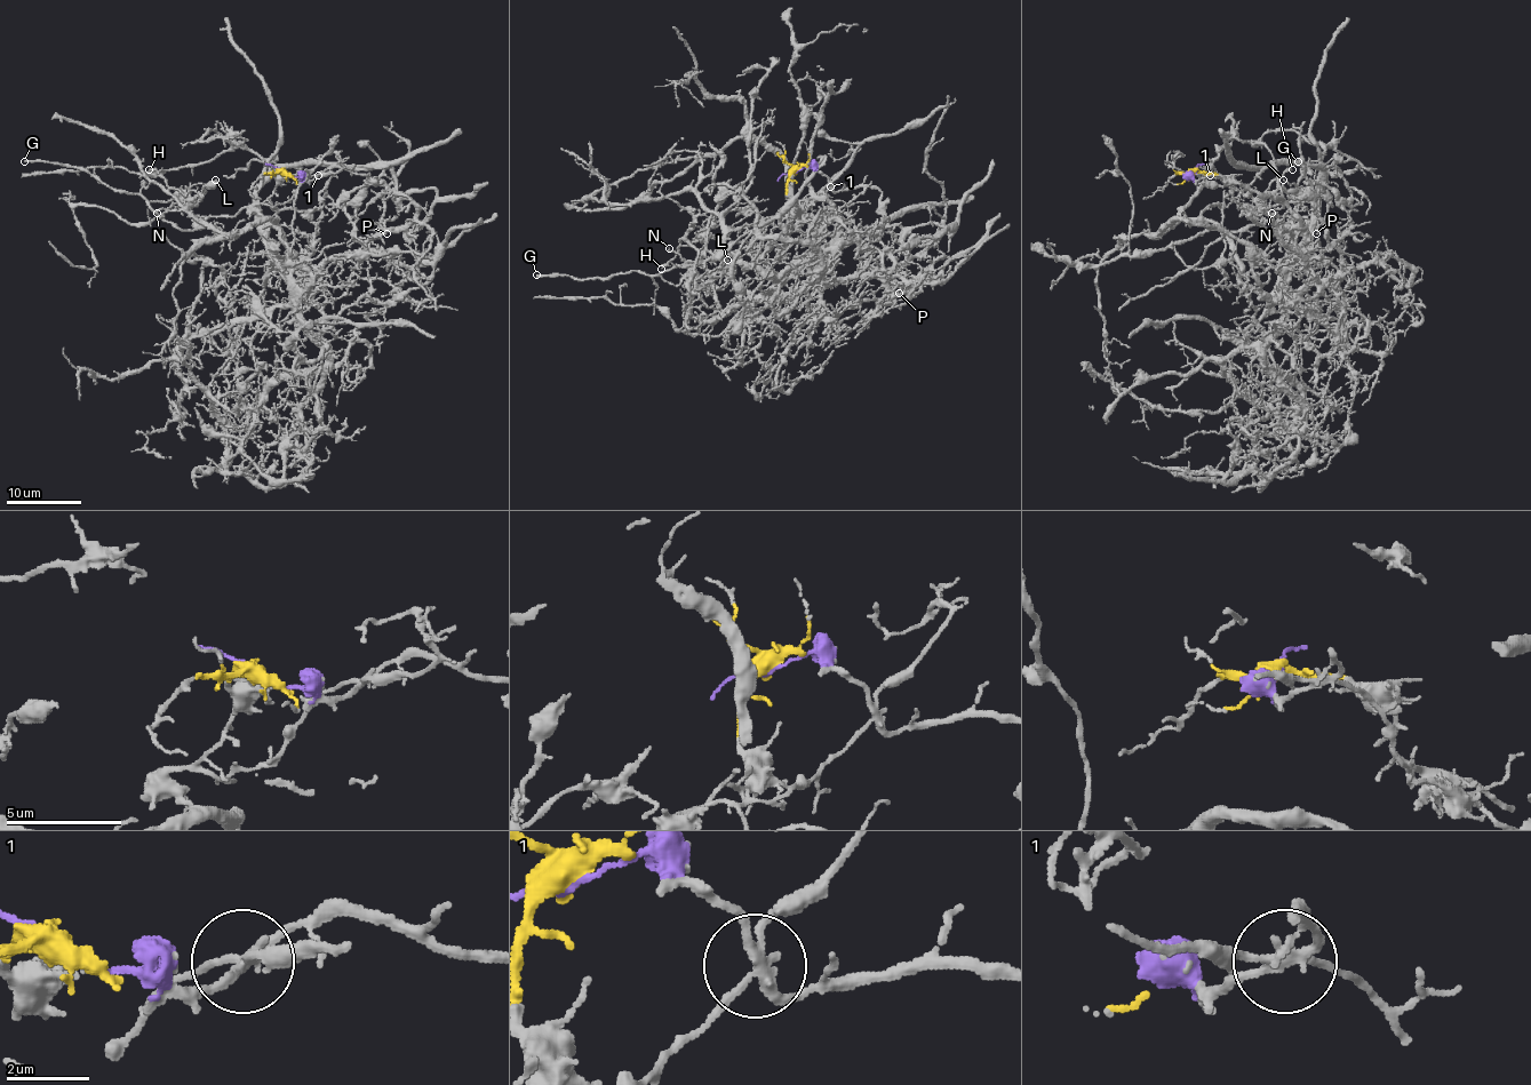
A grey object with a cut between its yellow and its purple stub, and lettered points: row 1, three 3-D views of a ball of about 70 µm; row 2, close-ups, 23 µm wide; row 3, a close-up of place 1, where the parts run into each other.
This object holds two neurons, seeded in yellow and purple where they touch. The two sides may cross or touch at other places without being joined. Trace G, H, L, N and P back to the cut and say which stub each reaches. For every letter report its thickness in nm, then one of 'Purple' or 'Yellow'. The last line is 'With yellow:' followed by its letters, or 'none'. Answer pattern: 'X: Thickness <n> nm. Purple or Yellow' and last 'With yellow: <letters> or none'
G: Thickness 190 nm. Yellow
H: Thickness 240 nm. Yellow
L: Thickness 110 nm. Yellow
N: Thickness 140 nm. Yellow
P: Thickness 160 nm. Purple
With yellow: G, H, L, N

